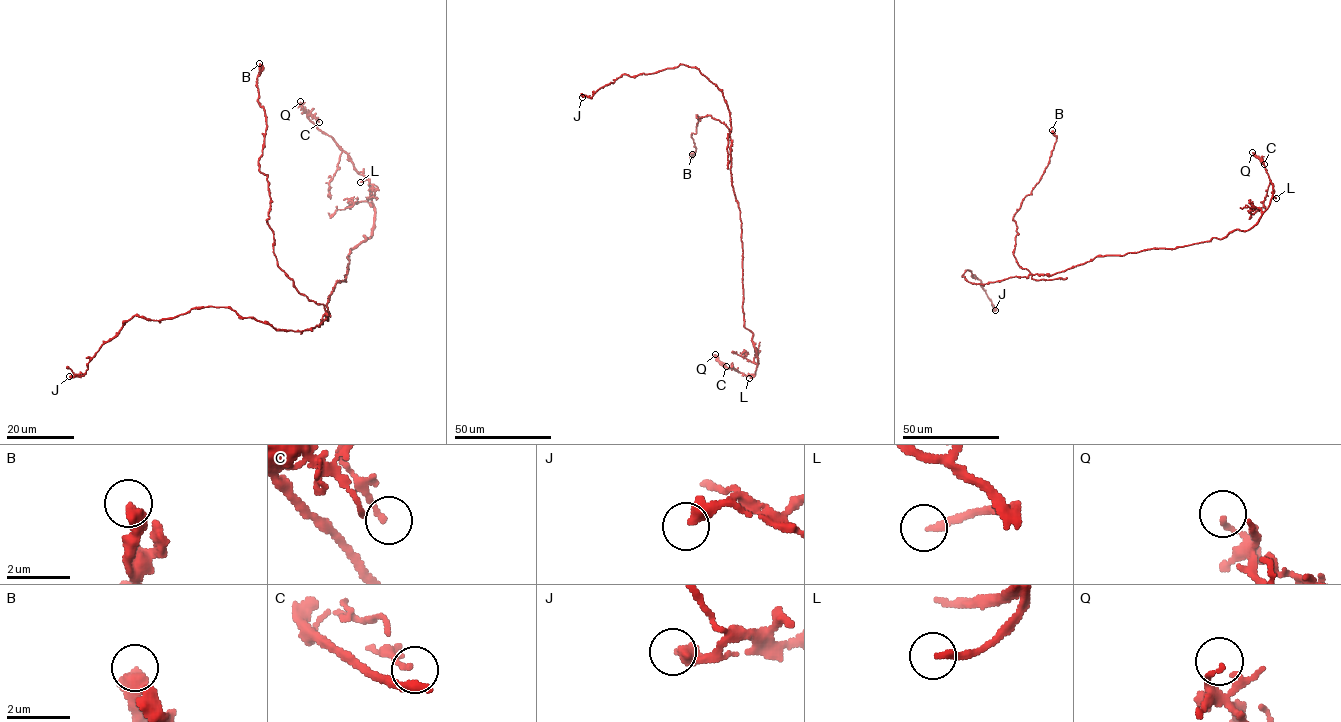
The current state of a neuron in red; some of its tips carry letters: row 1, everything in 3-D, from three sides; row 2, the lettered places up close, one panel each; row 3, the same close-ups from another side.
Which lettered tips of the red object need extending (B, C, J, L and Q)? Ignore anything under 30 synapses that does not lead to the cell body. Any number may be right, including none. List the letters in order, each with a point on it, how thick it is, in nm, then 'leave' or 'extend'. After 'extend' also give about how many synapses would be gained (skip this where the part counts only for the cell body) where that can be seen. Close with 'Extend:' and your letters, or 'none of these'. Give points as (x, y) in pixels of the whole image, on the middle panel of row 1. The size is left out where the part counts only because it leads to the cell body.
B: (692, 154) | 500 nm | leave
C: (726, 366) | 170 nm | leave
J: (582, 97) | 420 nm | leave
L: (749, 378) | 200 nm | extend
Q: (715, 354) | 140 nm | leave
Extend: L

